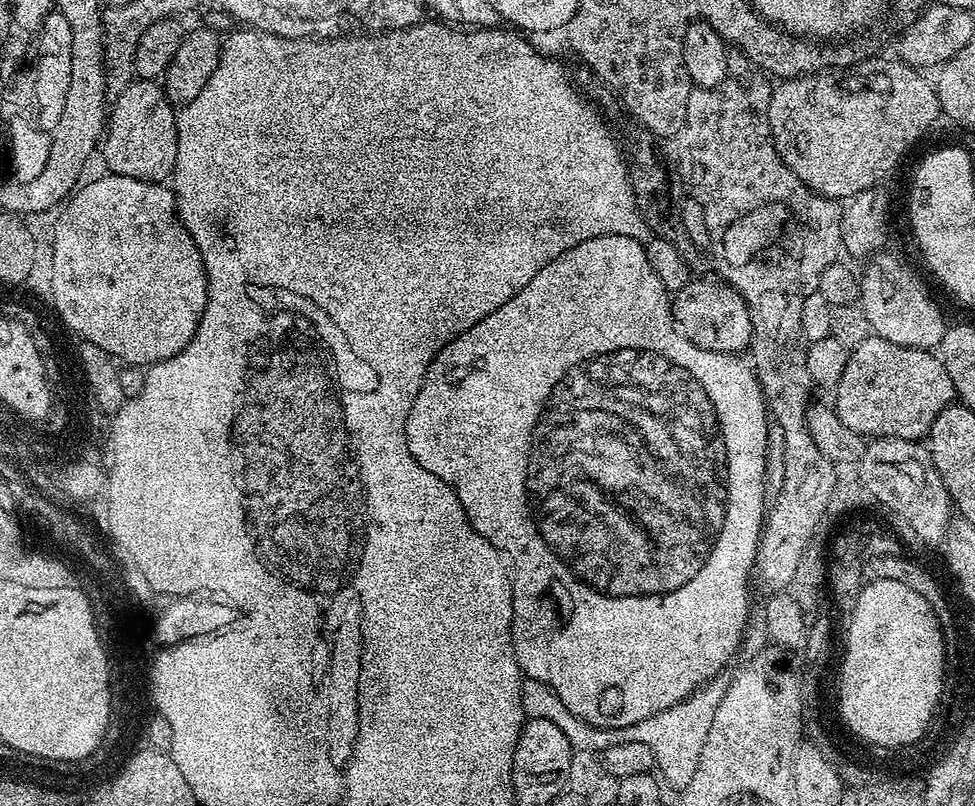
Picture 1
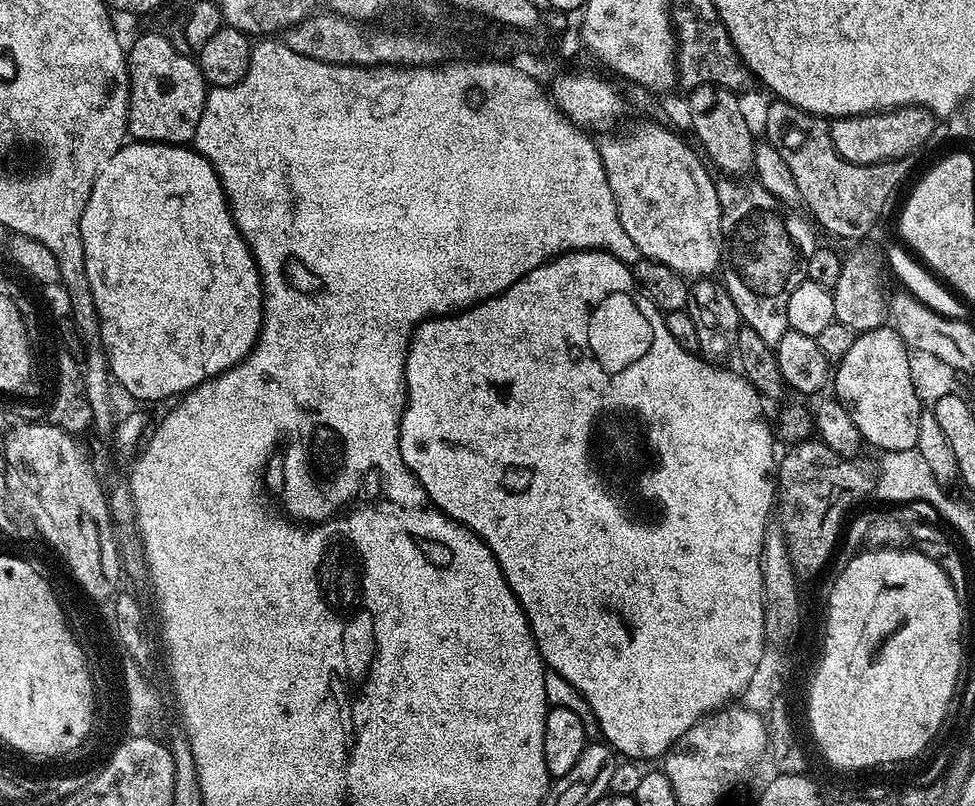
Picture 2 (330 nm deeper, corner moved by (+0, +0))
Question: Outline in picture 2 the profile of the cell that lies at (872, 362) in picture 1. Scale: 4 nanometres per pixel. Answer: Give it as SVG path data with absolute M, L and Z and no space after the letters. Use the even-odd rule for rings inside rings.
M891 326L860 332L846 358L834 368L834 395L850 414L861 437L884 452L910 450L918 442L922 403L910 376L910 349Z

